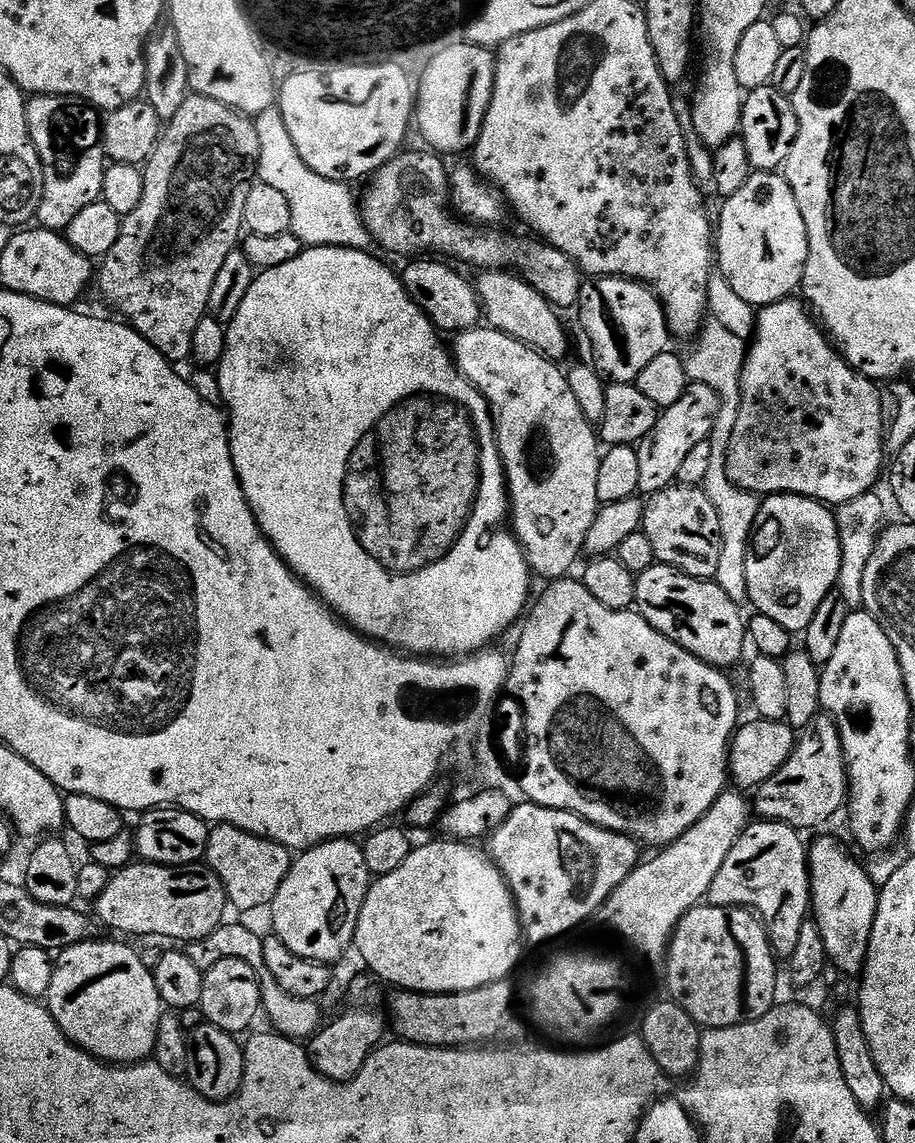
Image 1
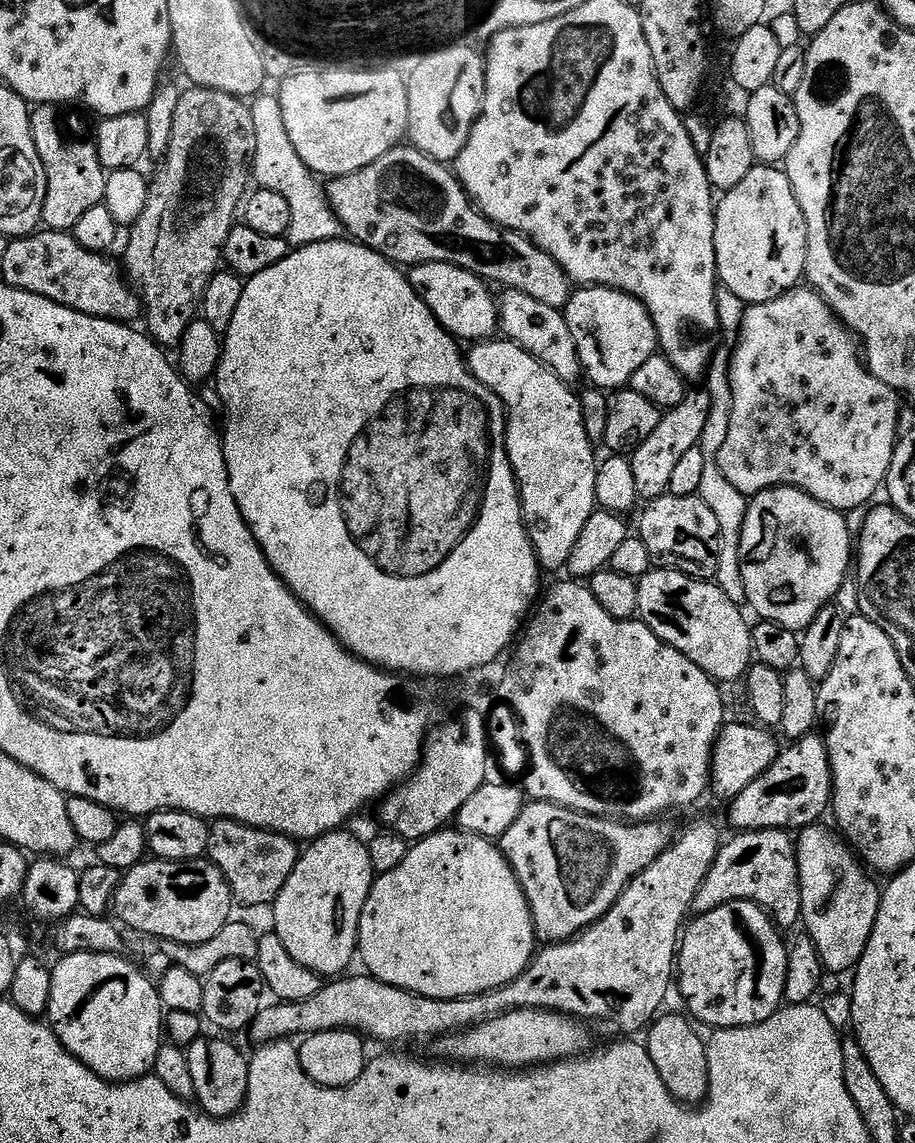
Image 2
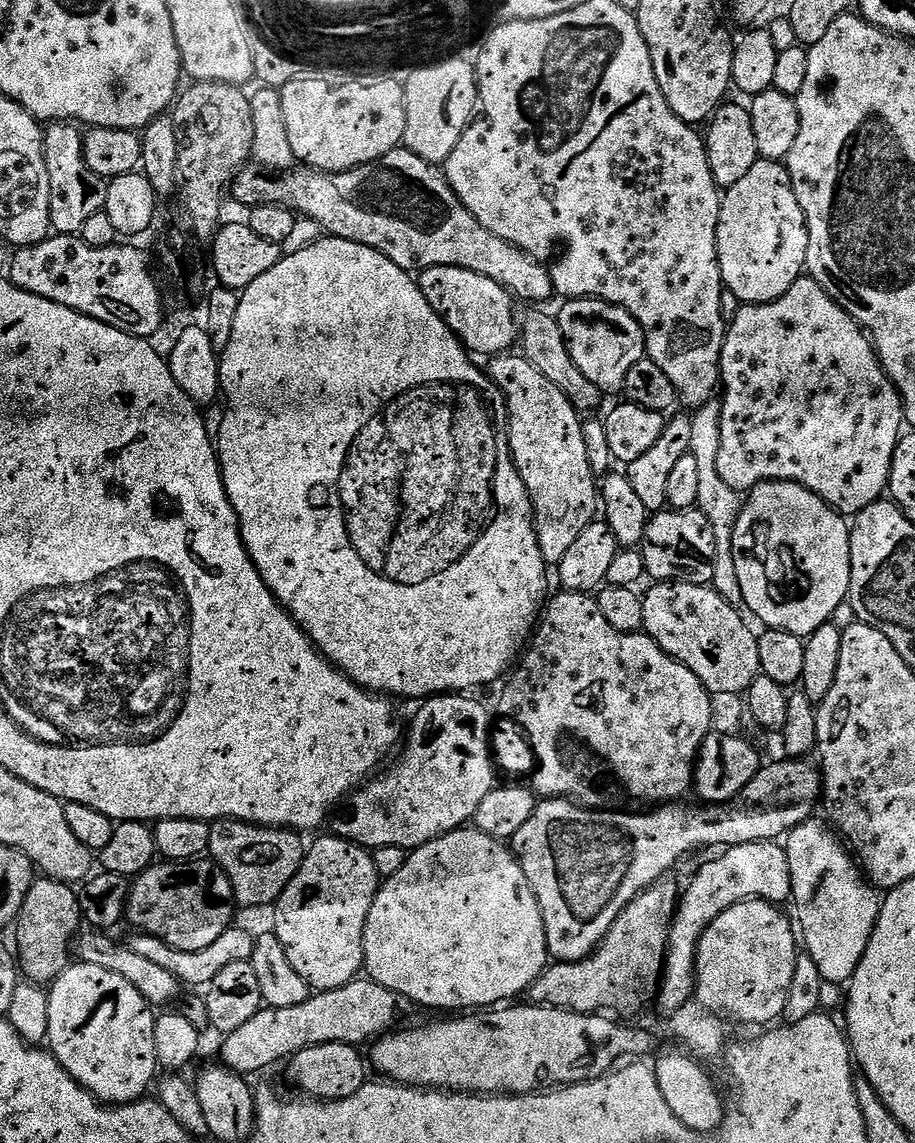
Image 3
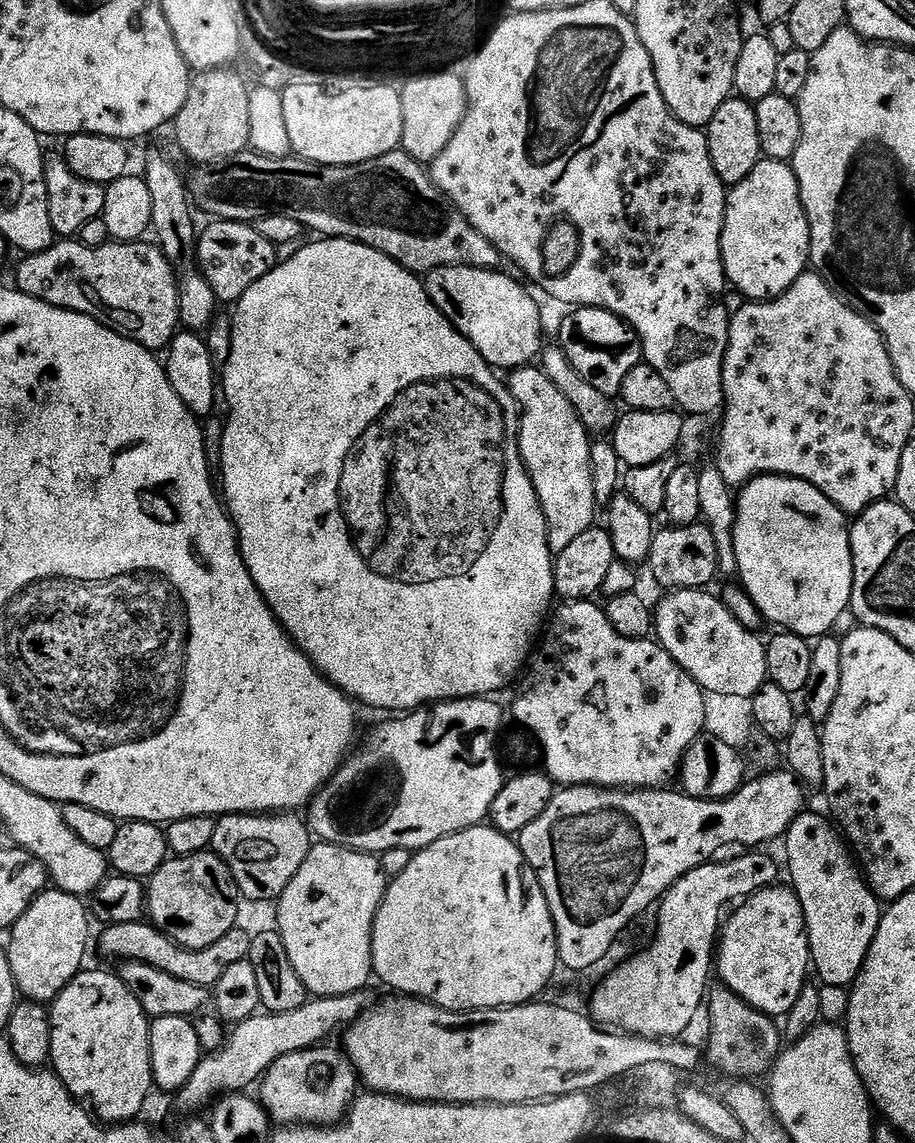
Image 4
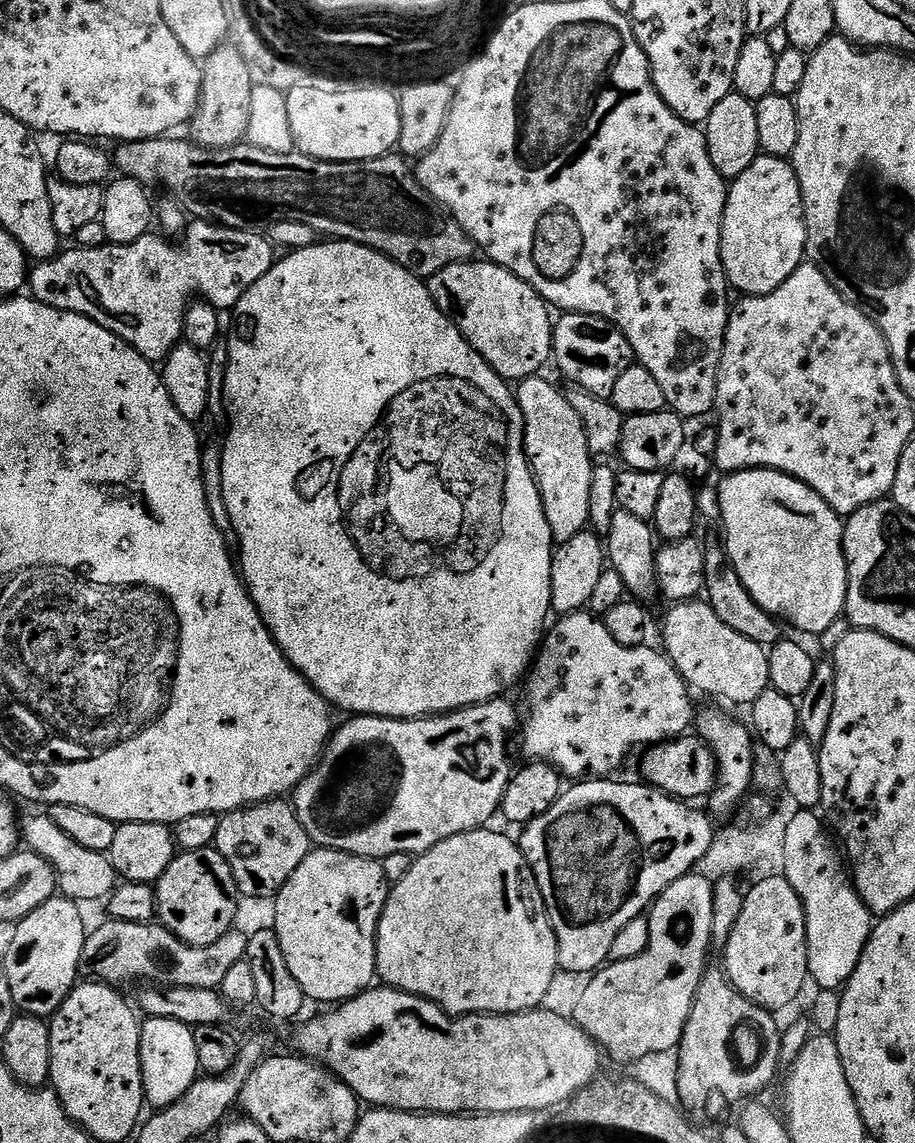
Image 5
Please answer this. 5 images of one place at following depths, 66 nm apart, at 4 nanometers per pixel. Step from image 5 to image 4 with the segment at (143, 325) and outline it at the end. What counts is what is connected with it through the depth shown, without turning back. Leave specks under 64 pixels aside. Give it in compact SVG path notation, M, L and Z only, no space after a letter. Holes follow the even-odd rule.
M213 219L211 223L212 225L205 232L203 229L198 236L198 268L210 282L217 301L235 302L242 298L242 294L246 294L246 290L250 290L250 286L254 286L254 282L258 282L258 278L262 278L271 268L276 267L277 245L266 242L259 227L252 224L217 219ZM60 238L46 250L25 255L23 259L20 269L16 272L15 283L21 292L39 300L45 300L50 306L64 308L67 312L86 314L94 318L103 328L114 330L153 350L167 349L178 331L180 285L176 269L165 258L163 248L155 243L109 242L97 248L91 248L81 244L76 238Z

